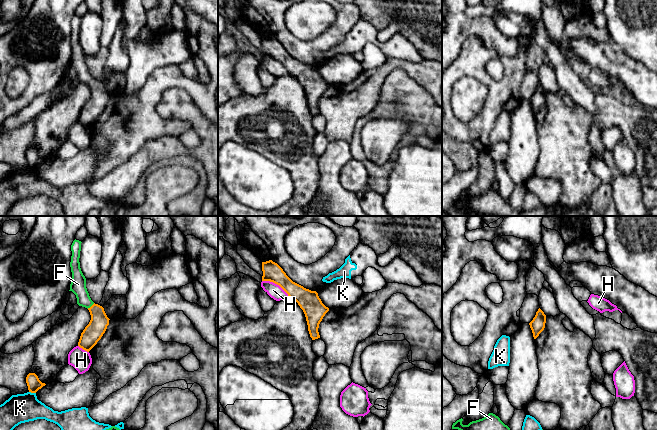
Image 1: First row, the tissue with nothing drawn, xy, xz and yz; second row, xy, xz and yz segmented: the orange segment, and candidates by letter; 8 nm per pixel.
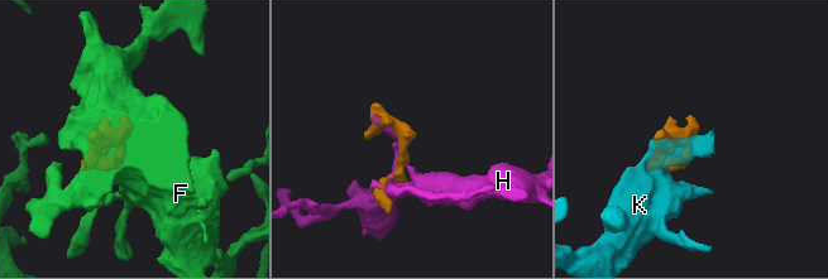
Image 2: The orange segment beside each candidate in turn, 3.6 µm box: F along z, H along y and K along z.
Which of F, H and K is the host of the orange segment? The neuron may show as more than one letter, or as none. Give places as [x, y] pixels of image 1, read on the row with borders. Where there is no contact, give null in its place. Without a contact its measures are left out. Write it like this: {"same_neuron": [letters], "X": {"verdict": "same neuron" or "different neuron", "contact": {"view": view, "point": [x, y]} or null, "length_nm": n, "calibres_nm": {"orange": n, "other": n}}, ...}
{"same_neuron": ["F"], "F": {"verdict": "same neuron", "contact": {"view": "xy", "point": [91, 306]}, "length_nm": 80, "calibres_nm": {"orange": 150, "other": 130}}, "H": {"verdict": "different neuron", "contact": {"view": "xz", "point": [276, 283]}, "length_nm": 280, "calibres_nm": {"orange": 150, "other": 110}}, "K": {"verdict": "different neuron", "contact": {"view": "xy", "point": [32, 392]}, "length_nm": 60, "calibres_nm": {"orange": 110, "other": 240}}}

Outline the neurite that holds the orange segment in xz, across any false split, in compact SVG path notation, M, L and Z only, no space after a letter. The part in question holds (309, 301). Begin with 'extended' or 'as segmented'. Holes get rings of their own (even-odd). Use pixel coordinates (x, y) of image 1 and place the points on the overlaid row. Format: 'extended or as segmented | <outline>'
as segmented | M272 260L262 262L262 271L262 281L270 281L279 285L291 299L298 303L305 314L312 340L320 338L319 324L329 308L322 303L318 293L293 282L283 269Z

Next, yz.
as segmented | M539 308L533 320L529 323L534 339L536 339L539 336L539 334L544 330L545 323L546 315Z

